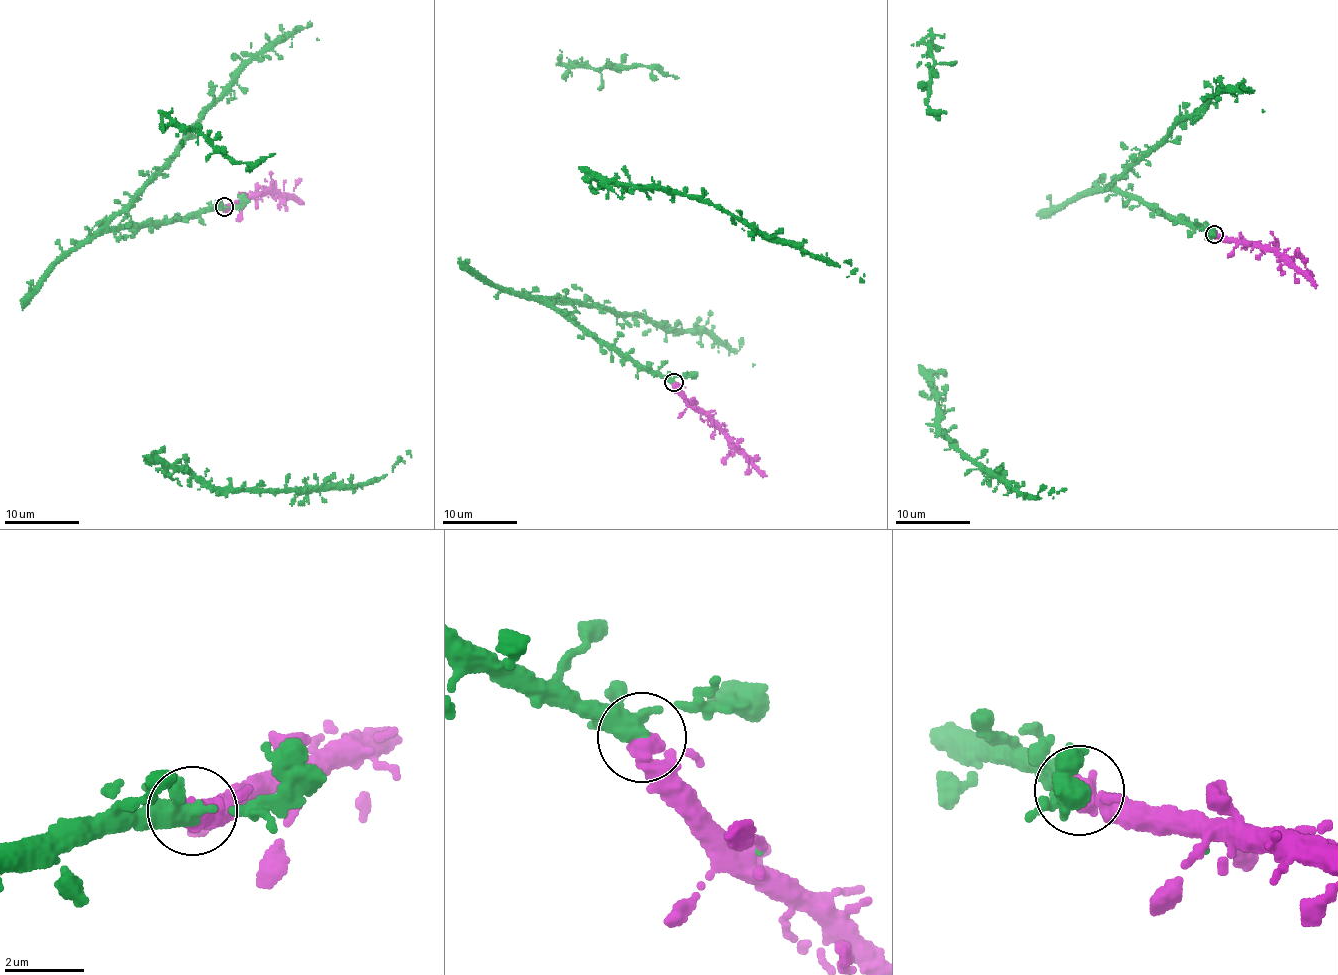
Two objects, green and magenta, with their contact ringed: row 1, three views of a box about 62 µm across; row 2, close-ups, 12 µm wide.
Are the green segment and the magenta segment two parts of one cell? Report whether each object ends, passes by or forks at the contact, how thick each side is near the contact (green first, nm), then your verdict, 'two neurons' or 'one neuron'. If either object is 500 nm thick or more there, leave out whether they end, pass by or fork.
280/500 nm | one neuron

